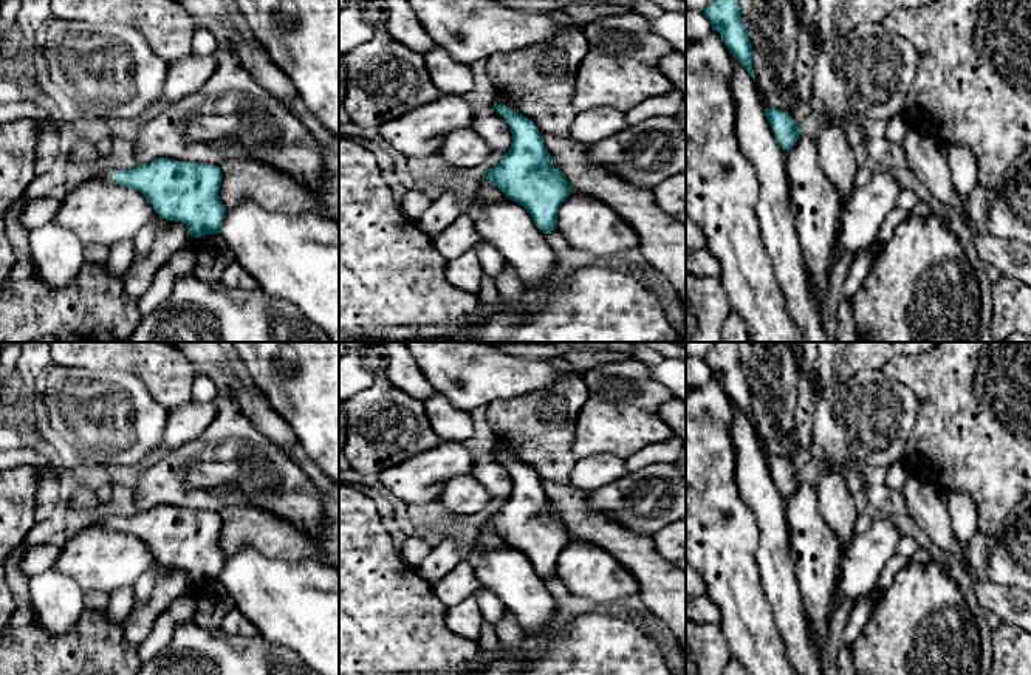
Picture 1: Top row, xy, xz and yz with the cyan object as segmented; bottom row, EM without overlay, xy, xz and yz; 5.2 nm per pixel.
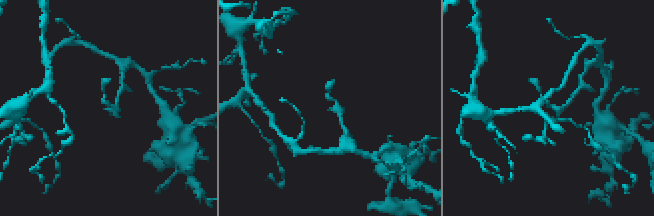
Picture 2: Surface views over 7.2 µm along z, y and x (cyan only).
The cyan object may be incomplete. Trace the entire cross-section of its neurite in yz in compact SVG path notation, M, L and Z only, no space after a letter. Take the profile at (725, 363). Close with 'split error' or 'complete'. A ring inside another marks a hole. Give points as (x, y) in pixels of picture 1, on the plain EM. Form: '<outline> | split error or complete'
M715 342L714 348L703 358L712 376L721 381L729 399L748 416L755 429L752 416L752 392L743 372L738 342Z | complete

